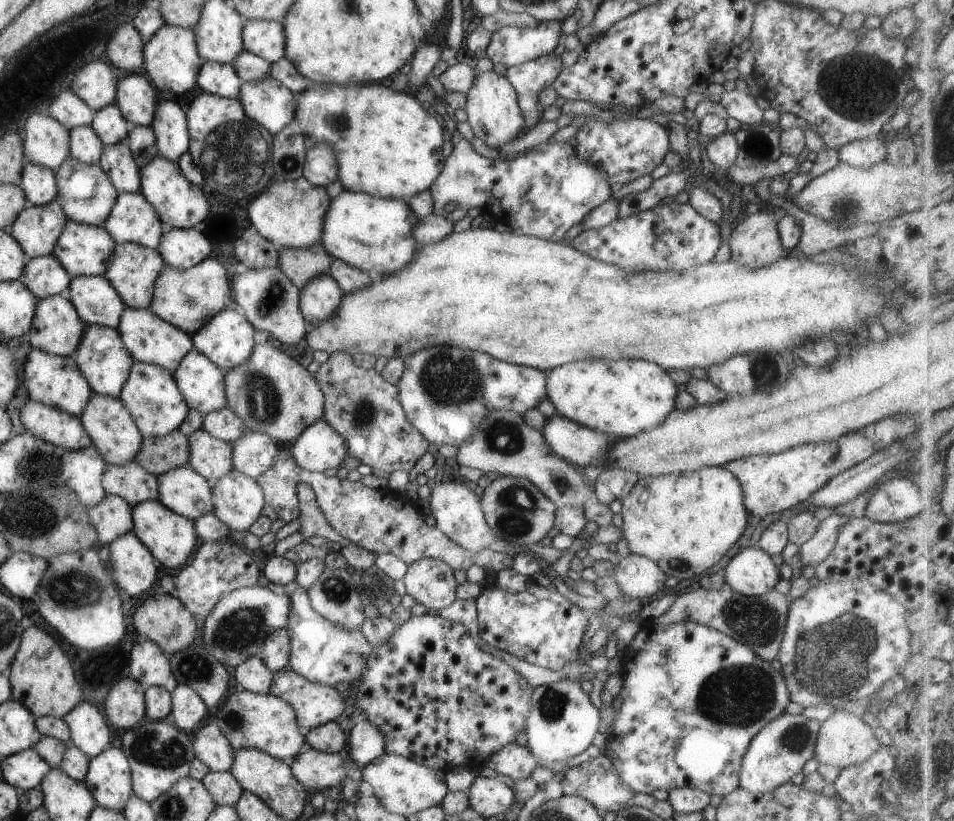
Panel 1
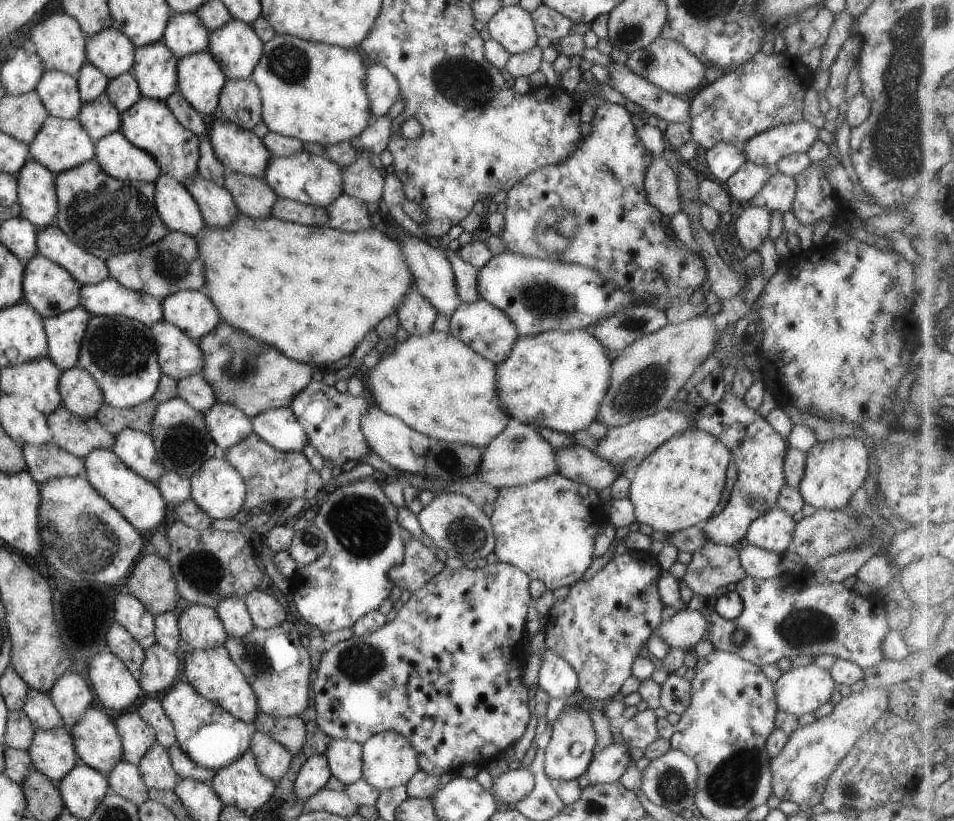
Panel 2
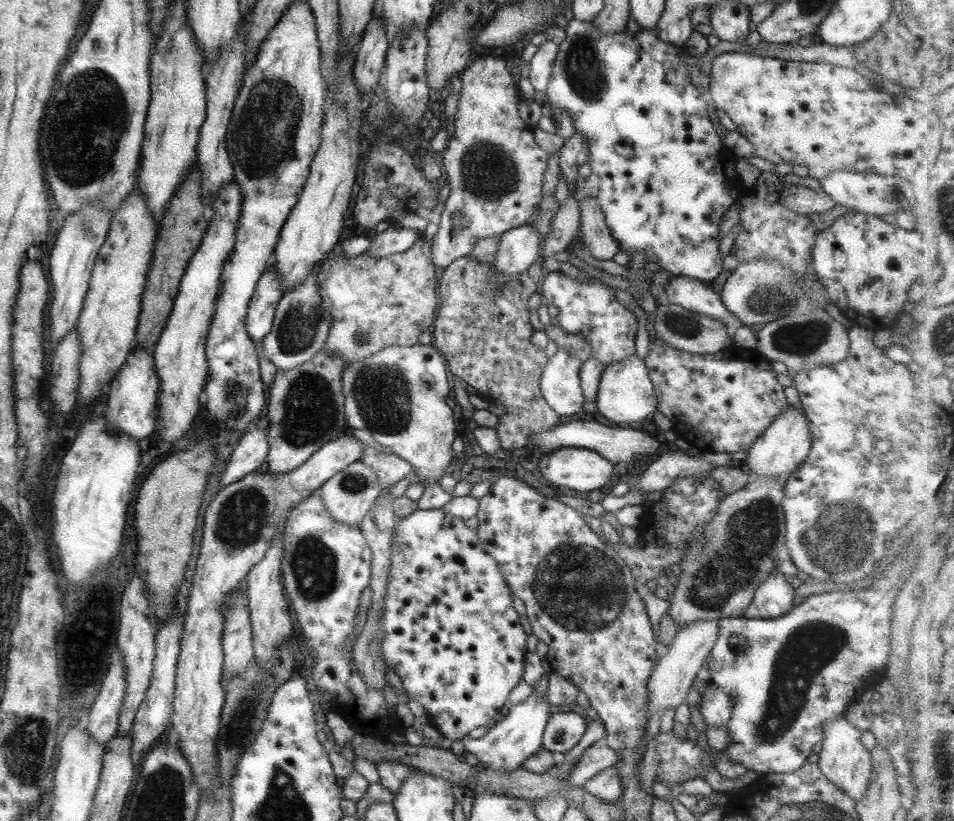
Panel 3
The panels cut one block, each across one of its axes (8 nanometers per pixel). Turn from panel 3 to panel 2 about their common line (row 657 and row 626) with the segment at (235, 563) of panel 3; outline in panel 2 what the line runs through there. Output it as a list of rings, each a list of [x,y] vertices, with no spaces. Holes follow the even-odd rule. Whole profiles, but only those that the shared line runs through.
[[[189,605],[179,614],[177,626],[180,638],[187,642],[190,650],[207,650],[221,646],[227,638],[225,629],[215,612],[215,609],[203,605]]]

